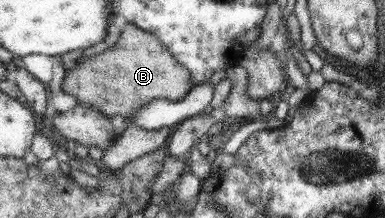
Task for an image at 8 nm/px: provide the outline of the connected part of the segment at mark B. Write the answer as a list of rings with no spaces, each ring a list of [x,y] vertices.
[[[128,23],[122,28],[112,47],[96,55],[84,57],[74,69],[65,71],[61,89],[76,98],[78,103],[92,105],[93,109],[105,117],[118,115],[125,120],[150,100],[175,102],[186,97],[196,86],[190,83],[187,72],[169,50],[162,46],[160,39]]]

